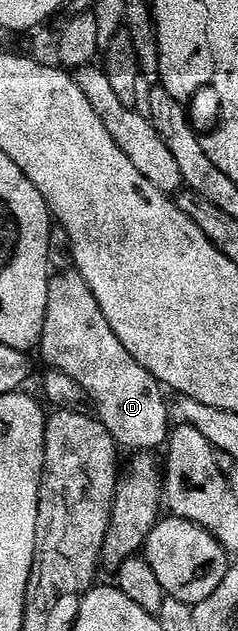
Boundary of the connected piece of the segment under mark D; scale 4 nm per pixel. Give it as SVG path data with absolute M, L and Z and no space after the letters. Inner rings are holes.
M68 271L63 275L56 275L48 282L48 298L46 299L46 319L42 327L42 335L38 346L38 353L41 353L49 362L51 368L62 371L82 391L86 391L90 398L91 408L95 416L110 431L110 435L116 441L117 446L132 451L156 451L156 448L167 446L170 436L170 405L164 396L165 390L160 382L156 381L146 367L142 367L122 347L118 335L106 323L106 315L102 315L102 307L98 307L98 299L90 291L90 287L85 283L79 272Z

